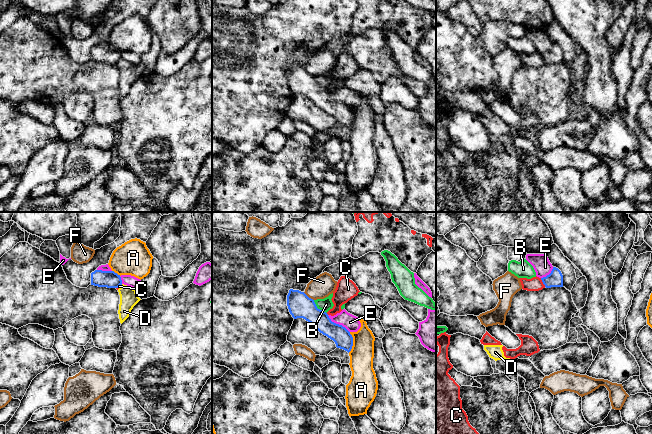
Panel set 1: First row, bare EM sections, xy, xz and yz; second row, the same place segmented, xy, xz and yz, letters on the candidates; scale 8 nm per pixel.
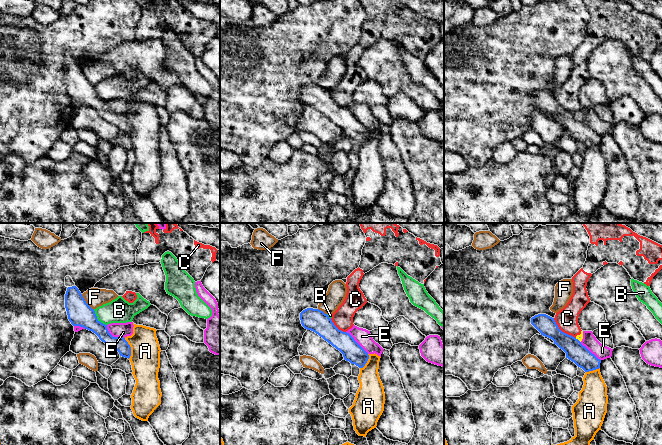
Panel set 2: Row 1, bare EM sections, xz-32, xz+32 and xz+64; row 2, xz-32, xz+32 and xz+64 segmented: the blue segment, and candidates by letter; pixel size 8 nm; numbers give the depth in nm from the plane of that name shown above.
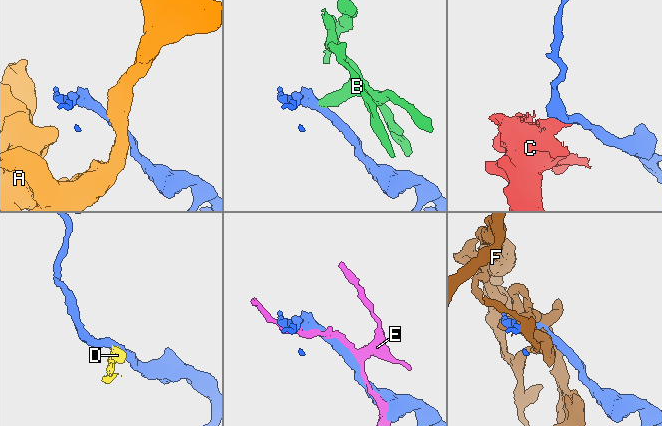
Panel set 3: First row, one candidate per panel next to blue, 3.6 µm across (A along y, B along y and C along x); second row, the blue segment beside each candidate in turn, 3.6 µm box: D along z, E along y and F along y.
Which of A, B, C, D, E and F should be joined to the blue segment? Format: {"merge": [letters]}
{"merge": []}

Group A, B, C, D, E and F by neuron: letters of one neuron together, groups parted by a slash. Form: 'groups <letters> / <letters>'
groups A / B / C D / E / F

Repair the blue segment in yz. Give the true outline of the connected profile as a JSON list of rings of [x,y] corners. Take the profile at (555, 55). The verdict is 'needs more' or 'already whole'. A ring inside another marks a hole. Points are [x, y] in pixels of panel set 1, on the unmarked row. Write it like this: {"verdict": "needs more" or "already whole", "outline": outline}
{"verdict": "already whole", "outline": [[[553,43],[551,49],[546,53],[541,54],[541,56],[546,64],[563,63],[563,51],[556,43]]]}

